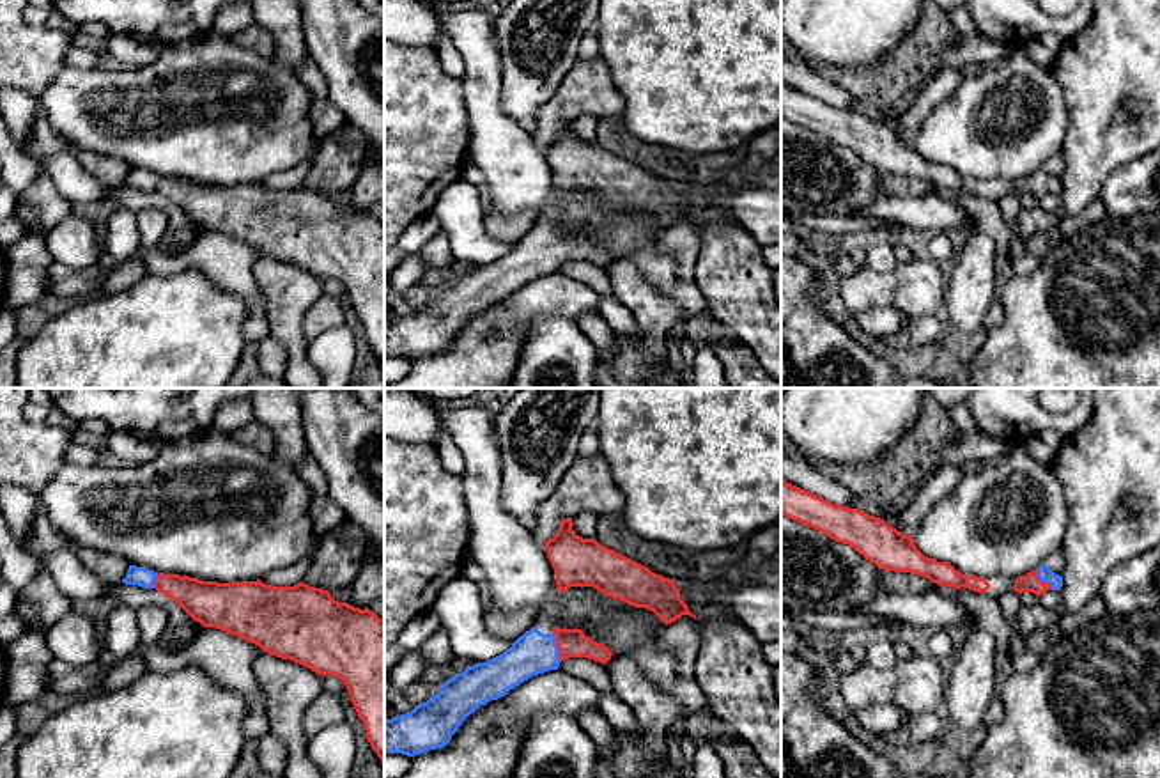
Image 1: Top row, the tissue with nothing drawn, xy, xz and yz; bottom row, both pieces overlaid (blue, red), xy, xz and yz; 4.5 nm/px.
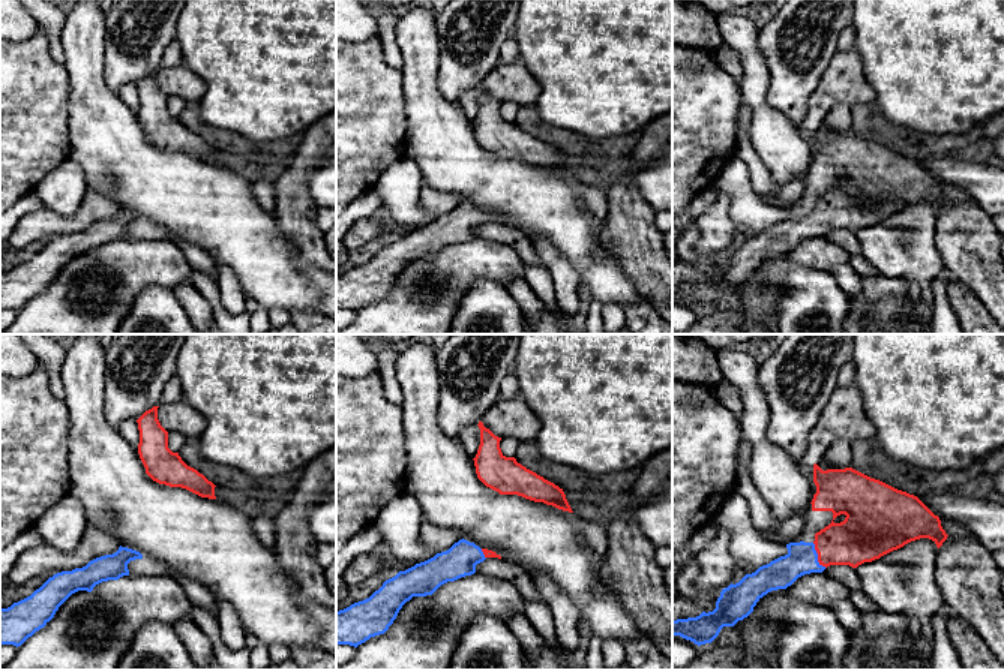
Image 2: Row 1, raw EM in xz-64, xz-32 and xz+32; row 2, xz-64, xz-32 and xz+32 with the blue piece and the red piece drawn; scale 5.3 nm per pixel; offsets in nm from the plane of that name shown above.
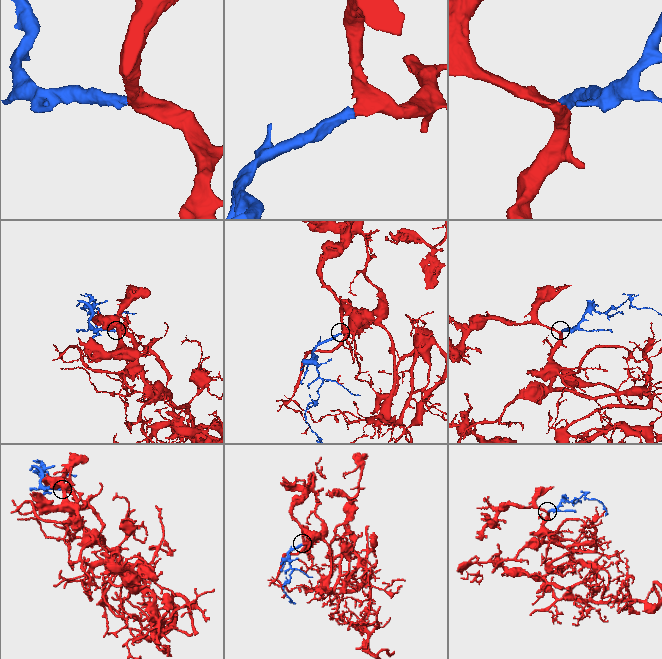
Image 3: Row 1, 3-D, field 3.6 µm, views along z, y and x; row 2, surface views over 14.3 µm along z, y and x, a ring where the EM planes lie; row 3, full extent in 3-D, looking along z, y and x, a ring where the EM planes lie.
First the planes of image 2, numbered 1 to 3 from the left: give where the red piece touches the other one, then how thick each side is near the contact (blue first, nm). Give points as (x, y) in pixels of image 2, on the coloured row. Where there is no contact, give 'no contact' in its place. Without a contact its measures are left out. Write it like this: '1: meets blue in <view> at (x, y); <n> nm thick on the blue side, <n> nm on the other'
1: no contact
2: meets blue in xz-32 at (482, 553); 170 nm thick on the blue side, 50 nm on the other
3: meets blue in xz+32 at (817, 556); 170 nm thick on the blue side, 260 nm on the other

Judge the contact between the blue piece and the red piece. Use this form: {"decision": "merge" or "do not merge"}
{"decision": "merge"}

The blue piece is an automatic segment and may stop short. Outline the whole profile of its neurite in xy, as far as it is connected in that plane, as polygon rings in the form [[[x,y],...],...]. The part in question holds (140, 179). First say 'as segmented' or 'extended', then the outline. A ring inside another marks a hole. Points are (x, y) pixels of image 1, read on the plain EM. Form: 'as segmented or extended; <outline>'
extended; [[[129,168],[126,188],[156,191],[204,230],[216,230],[319,278],[344,284],[384,367],[384,223],[338,206],[328,193],[298,186],[202,184]]]

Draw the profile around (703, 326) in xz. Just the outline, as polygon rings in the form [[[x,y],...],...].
[[[707,305],[703,310],[684,317],[678,333],[685,335],[694,346],[705,344],[715,347],[737,342],[730,328]]]

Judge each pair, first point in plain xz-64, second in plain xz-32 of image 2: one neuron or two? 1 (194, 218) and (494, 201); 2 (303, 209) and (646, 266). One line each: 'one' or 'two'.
1: one
2: one

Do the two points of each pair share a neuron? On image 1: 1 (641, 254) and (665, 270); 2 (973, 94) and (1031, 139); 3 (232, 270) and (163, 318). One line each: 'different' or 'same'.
1: same
2: same
3: different

